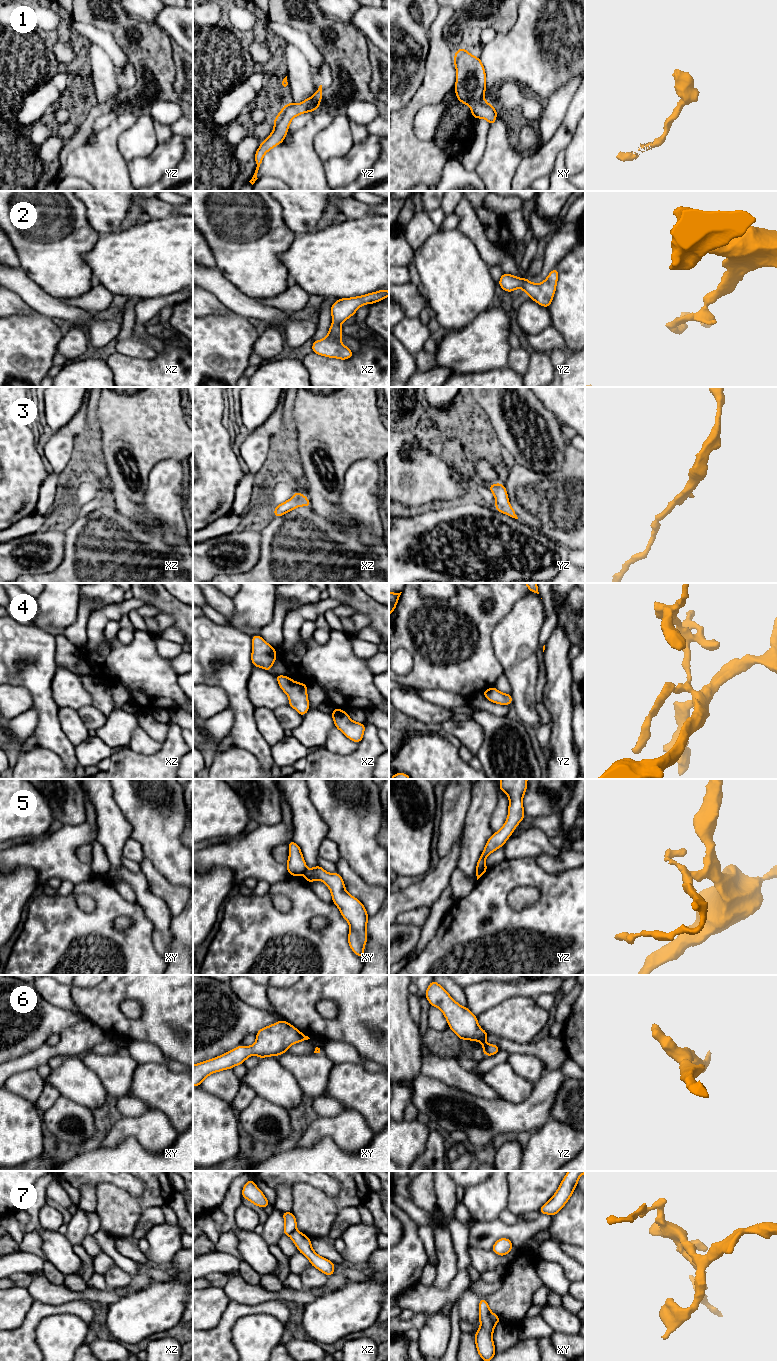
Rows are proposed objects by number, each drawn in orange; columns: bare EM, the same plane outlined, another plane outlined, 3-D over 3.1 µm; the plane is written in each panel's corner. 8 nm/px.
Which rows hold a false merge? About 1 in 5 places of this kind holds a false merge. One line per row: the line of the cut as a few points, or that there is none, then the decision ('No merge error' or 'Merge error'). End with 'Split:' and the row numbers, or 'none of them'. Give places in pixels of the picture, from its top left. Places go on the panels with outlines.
1: No split. No merge error
2: No split. No merge error
3: No split. No merge error
4: No split. No merge error
5: Split along yz (484, 864), (477, 870). Merge error
6: No split. No merge error
7: Split along xy (489, 1311), (489, 1317), (495, 1324). Merge error
Split: 5, 7

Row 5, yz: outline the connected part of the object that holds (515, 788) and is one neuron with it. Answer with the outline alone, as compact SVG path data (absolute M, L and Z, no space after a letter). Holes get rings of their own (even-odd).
M500 779L499 789L506 793L509 798L508 817L503 827L498 832L494 832L488 839L477 862L476 870L479 870L485 865L486 857L489 854L504 846L517 825L523 820L525 816L523 796L527 790L527 780L528 779Z

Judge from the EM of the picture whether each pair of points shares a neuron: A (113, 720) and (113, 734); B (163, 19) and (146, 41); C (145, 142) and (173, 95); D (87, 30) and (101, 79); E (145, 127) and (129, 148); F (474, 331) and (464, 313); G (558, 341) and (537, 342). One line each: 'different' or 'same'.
A: same
B: different
C: different
D: different
E: same
F: different
G: same

